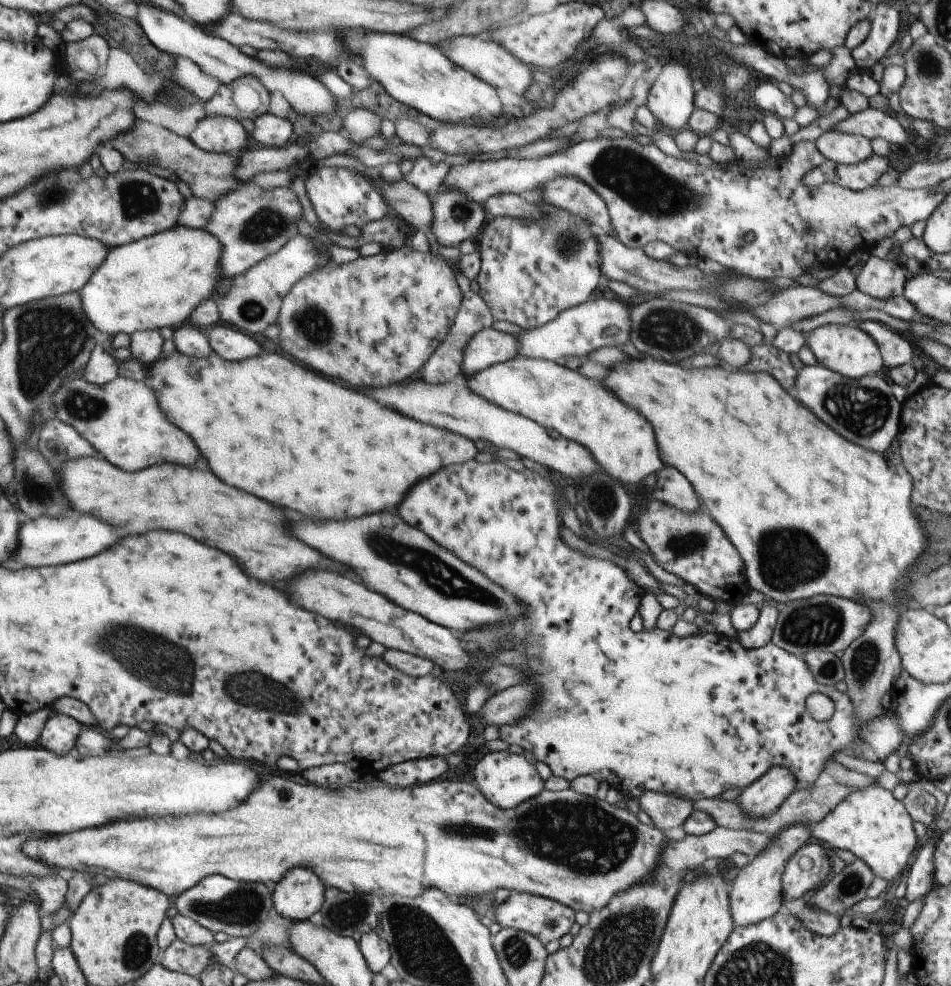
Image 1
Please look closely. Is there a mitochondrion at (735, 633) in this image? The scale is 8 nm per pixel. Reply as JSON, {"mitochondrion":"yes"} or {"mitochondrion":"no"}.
{"mitochondrion":"no"}

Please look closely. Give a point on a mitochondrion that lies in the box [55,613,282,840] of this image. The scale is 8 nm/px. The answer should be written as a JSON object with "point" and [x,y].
{"point":[143,654]}

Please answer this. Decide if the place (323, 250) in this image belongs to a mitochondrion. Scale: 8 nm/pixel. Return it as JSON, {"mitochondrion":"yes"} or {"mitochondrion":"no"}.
{"mitochondrion":"no"}

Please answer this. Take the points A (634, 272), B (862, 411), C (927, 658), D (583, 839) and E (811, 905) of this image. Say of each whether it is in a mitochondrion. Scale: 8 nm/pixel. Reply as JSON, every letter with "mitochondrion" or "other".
{"A":"mitochondrion","B":"mitochondrion","C":"other","D":"mitochondrion","E":"other"}

